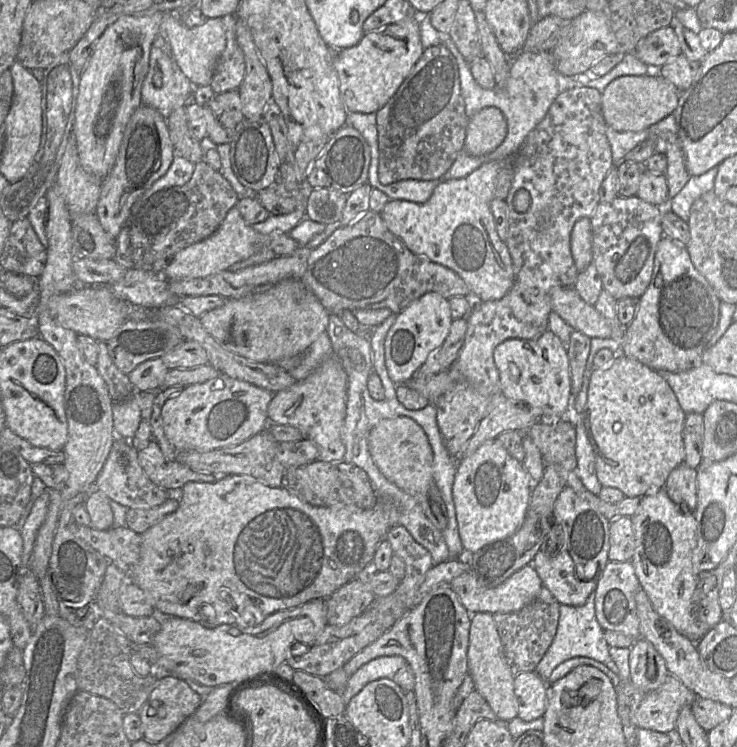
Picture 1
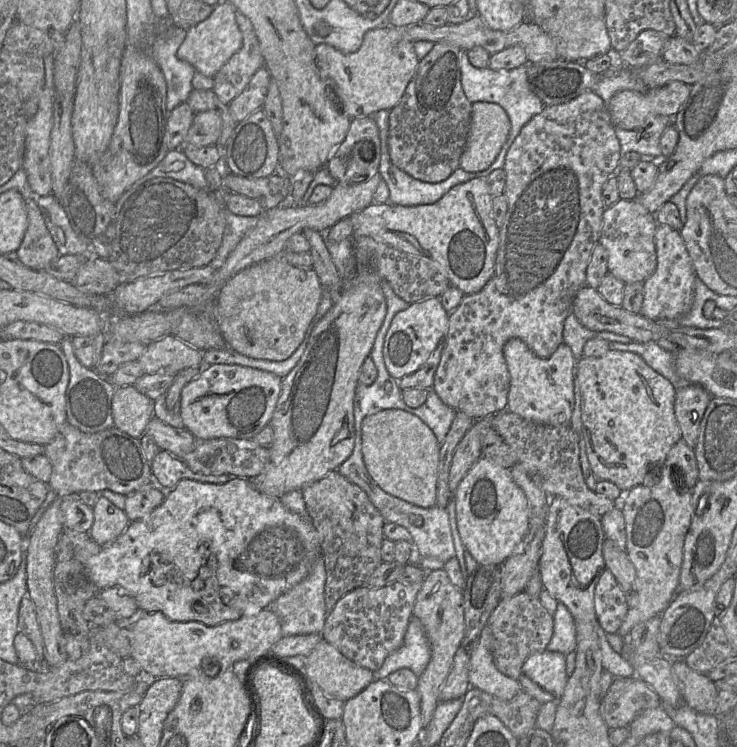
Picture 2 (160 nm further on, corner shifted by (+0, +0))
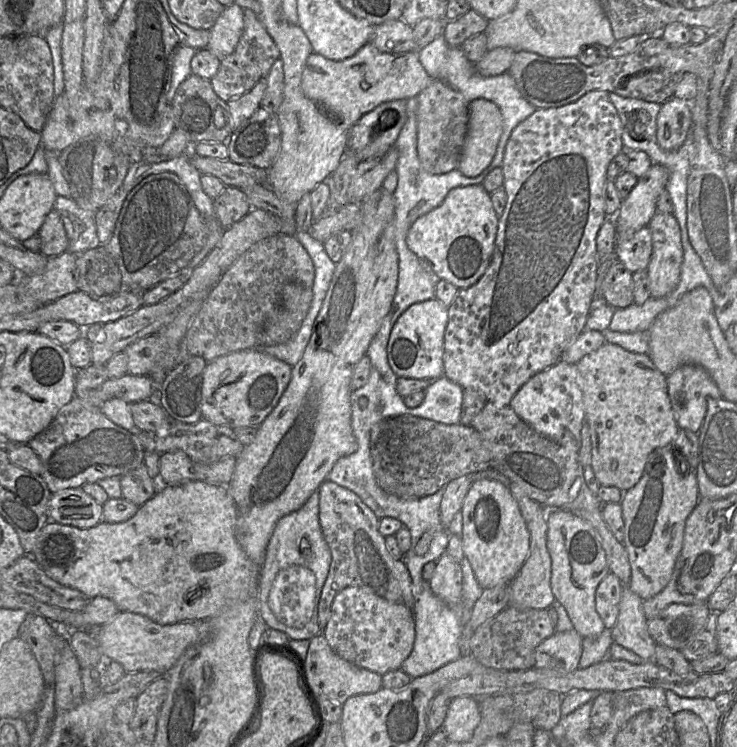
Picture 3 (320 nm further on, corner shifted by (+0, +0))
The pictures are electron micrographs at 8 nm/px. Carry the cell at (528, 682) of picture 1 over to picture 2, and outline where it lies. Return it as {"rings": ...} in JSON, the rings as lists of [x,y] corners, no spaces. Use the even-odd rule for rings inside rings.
{"rings":[[[545,650],[524,661],[522,674],[559,699],[568,680],[565,668],[566,655]]]}

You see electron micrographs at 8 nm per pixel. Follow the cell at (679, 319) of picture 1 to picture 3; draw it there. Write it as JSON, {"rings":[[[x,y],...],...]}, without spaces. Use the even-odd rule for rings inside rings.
{"rings":[[[657,211],[648,227],[652,235],[652,255],[647,267],[650,296],[669,295],[678,285],[683,263],[680,225],[674,214]]]}

